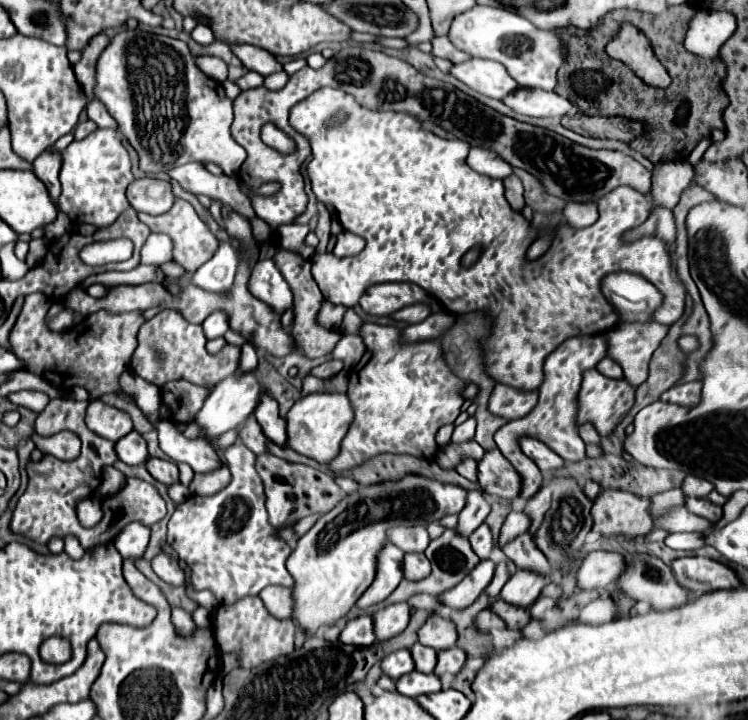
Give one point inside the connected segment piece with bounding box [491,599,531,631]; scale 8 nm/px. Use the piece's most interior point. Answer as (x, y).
(516, 618)

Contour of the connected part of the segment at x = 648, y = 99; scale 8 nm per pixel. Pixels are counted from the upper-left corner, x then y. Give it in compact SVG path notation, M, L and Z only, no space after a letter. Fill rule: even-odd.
M687 3L669 7L665 15L645 15L639 11L613 11L613 15L605 17L605 23L597 27L597 31L577 31L575 27L561 29L561 37L567 43L569 63L561 67L557 93L567 97L573 105L579 107L585 115L621 115L627 119L641 119L651 125L655 133L667 133L669 145L673 151L667 161L687 161L689 153L697 147L697 143L711 135L713 129L725 129L723 111L729 105L729 97L723 89L723 81L727 75L727 67L721 57L705 59L701 55L693 55L683 47L685 33L689 29L689 21L693 19L695 9ZM623 23L631 23L645 33L659 61L665 61L665 69L673 77L673 83L667 89L649 87L639 79L625 63L609 59L605 53L605 45L619 33ZM685 103L687 117L685 121L675 121L677 109Z

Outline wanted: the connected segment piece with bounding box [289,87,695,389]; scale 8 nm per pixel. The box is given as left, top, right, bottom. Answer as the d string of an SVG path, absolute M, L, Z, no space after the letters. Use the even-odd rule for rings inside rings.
M323 87L319 91L315 91L313 95L309 95L307 99L299 101L293 109L291 109L291 117L289 117L291 125L299 131L299 133L305 133L305 137L309 137L311 141L311 161L307 163L307 175L311 179L311 189L317 197L317 201L321 203L331 203L335 209L337 209L337 217L343 225L345 231L349 233L355 233L359 237L363 237L367 241L365 249L355 255L355 257L344 257L342 259L336 257L333 253L327 252L323 254L315 254L315 257L311 259L313 263L313 277L317 279L323 295L327 301L335 303L335 305L355 305L359 303L361 295L365 289L369 289L371 285L377 285L377 283L387 283L387 281L409 281L409 283L415 283L419 287L423 287L429 295L433 295L449 313L457 313L457 315L463 315L463 313L469 313L469 311L477 311L477 309L487 309L489 315L495 317L495 327L493 327L493 335L489 337L489 341L485 341L485 359L487 359L487 373L497 379L499 383L505 383L505 385L511 385L515 389L537 389L541 385L541 379L543 379L543 361L545 357L557 347L561 345L565 339L573 337L573 335L593 335L593 333L603 333L607 331L609 327L613 327L617 323L617 313L615 309L607 303L607 299L603 297L601 293L601 279L609 273L615 273L615 271L631 271L631 273L641 273L643 277L647 277L651 283L655 283L663 295L665 295L665 301L663 305L653 313L653 319L657 323L663 323L663 325L673 325L681 315L683 315L683 309L685 309L685 297L687 297L687 289L683 285L683 281L679 279L677 275L677 263L675 263L675 255L669 251L667 243L661 241L659 237L655 235L647 235L647 237L639 237L635 241L625 241L623 239L623 233L631 231L631 229L637 229L639 225L643 225L649 217L649 207L653 207L653 203L661 203L663 207L669 207L673 209L679 201L679 195L681 191L691 183L695 171L693 171L693 165L691 163L657 163L655 169L653 169L653 191L651 195L641 195L637 191L631 191L631 187L617 187L613 189L609 195L605 195L605 199L599 201L599 219L597 223L593 223L591 227L585 227L585 229L571 229L567 223L561 223L559 225L559 233L557 233L557 239L553 241L551 249L537 261L527 261L525 259L525 253L529 249L529 245L533 243L535 239L535 231L531 229L531 225L523 219L521 213L515 213L507 199L505 199L505 187L503 187L503 181L501 179L491 179L491 177L485 177L485 175L479 175L475 173L467 163L467 143L465 141L459 141L459 139L443 139L443 137L437 137L429 131L423 131L421 129L421 123L407 115L407 113L395 113L395 111L371 111L363 105L359 105L355 101L353 95L341 91L341 89L333 89L333 87ZM333 111L347 111L349 113L349 121L339 125L339 127L333 127L331 131L325 131L325 121L333 115ZM475 245L483 245L483 255L481 259L471 267L471 269L465 269L461 265L461 257Z

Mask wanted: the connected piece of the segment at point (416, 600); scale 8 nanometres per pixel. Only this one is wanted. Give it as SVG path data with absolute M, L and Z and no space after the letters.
M417 593L417 595L413 595L413 597L409 597L409 607L413 607L413 609L429 609L429 607L433 607L433 611L437 611L441 605L437 603L437 599L433 597L433 595L427 595L427 593Z

